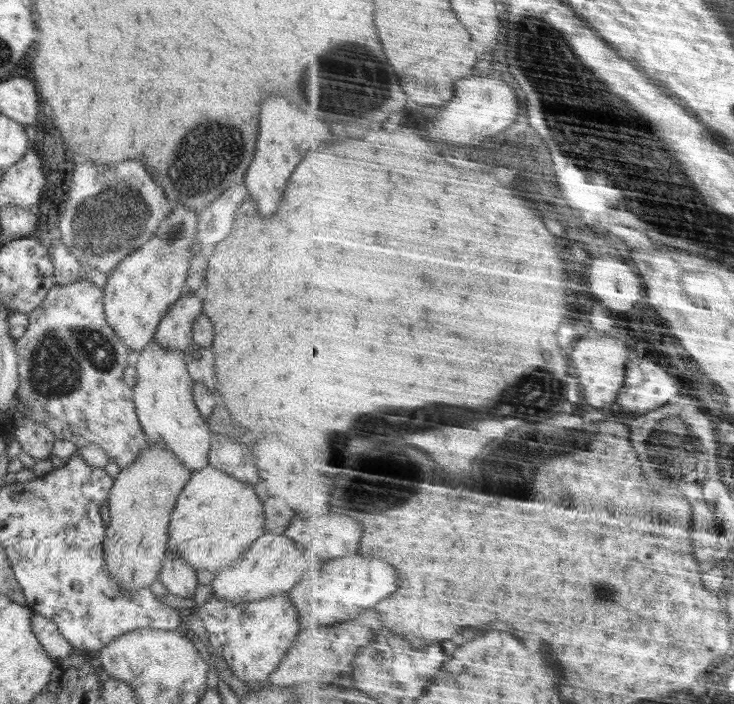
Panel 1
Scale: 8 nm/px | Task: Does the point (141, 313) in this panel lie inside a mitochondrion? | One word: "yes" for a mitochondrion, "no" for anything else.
no

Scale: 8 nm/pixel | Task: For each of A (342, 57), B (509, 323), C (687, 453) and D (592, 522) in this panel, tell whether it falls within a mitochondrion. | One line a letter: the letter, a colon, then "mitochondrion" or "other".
A: mitochondrion
B: other
C: mitochondrion
D: other

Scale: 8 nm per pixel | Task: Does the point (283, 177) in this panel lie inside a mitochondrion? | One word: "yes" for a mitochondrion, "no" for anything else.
no

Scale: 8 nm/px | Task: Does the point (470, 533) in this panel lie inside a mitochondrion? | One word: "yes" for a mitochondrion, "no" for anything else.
no

